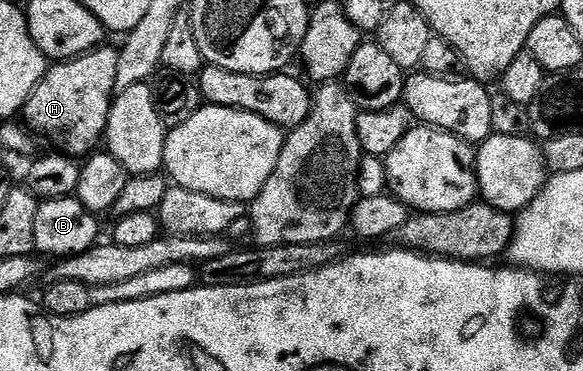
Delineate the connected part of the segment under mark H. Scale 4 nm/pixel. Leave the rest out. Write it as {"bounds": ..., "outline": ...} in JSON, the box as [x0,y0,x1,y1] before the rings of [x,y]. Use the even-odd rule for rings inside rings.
{"bounds":[24,44,118,156],"outline":[[[103,44],[68,62],[51,65],[36,84],[24,107],[24,122],[35,135],[47,138],[51,147],[71,156],[89,155],[99,149],[106,133],[110,104],[116,91],[118,50]]]}

